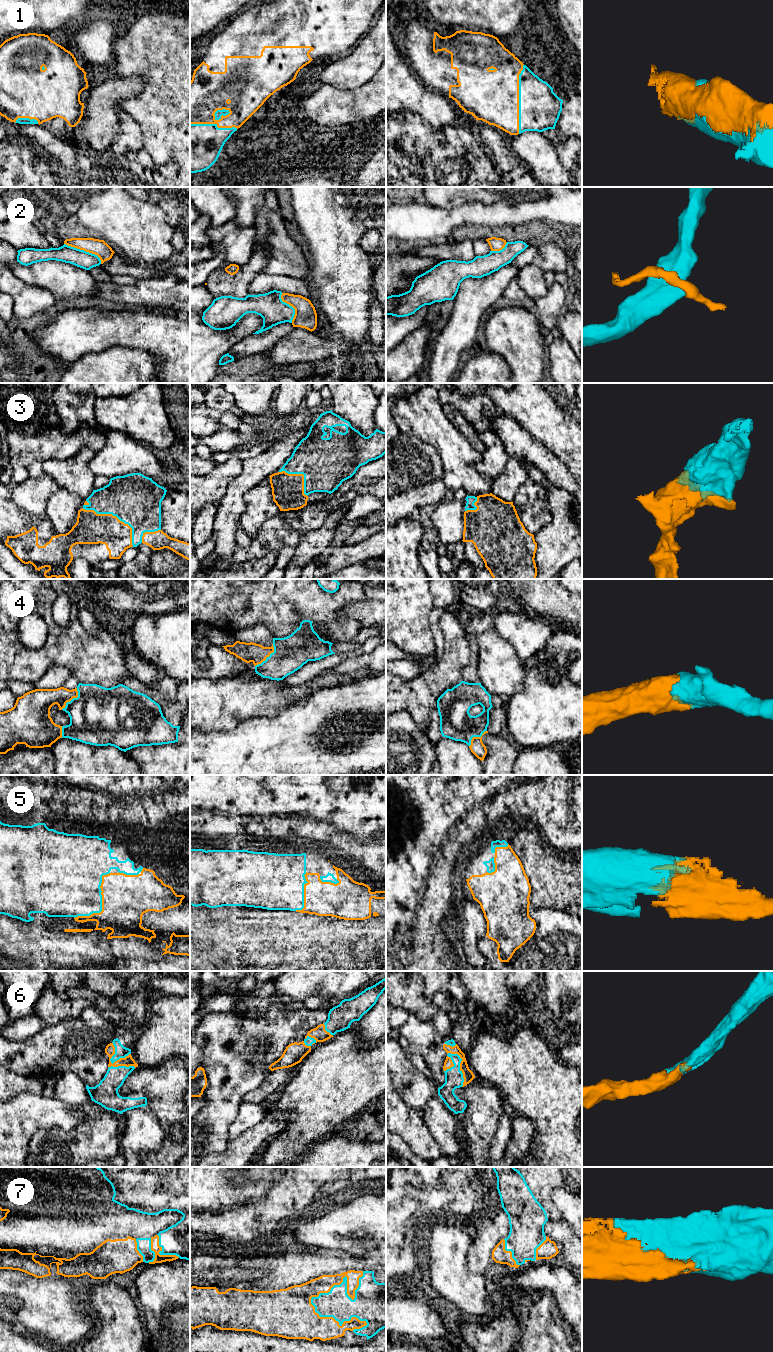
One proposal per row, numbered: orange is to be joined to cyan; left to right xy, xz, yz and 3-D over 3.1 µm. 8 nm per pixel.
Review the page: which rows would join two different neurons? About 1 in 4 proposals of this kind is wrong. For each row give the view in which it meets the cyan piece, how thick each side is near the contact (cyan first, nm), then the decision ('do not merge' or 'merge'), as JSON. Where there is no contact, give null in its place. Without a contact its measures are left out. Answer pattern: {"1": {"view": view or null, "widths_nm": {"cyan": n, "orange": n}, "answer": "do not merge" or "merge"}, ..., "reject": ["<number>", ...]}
{"1": {"view": "yz", "widths_nm": {"cyan": 340, "orange": 420}, "answer": "merge"}, "2": {"view": "xy", "widths_nm": {"cyan": 140, "orange": 130}, "answer": "do not merge"}, "3": {"view": "xy", "widths_nm": {"cyan": 400, "orange": 260}, "answer": "merge"}, "4": {"view": "xz", "widths_nm": {"cyan": 280, "orange": 160}, "answer": "merge"}, "5": {"view": "xy", "widths_nm": {"cyan": 420, "orange": 380}, "answer": "merge"}, "6": {"view": "xy", "widths_nm": {"cyan": 100, "orange": 80}, "answer": "merge"}, "7": {"view": "xz", "widths_nm": {"cyan": 260, "orange": 140}, "answer": "merge"}, "reject": ["2"]}

